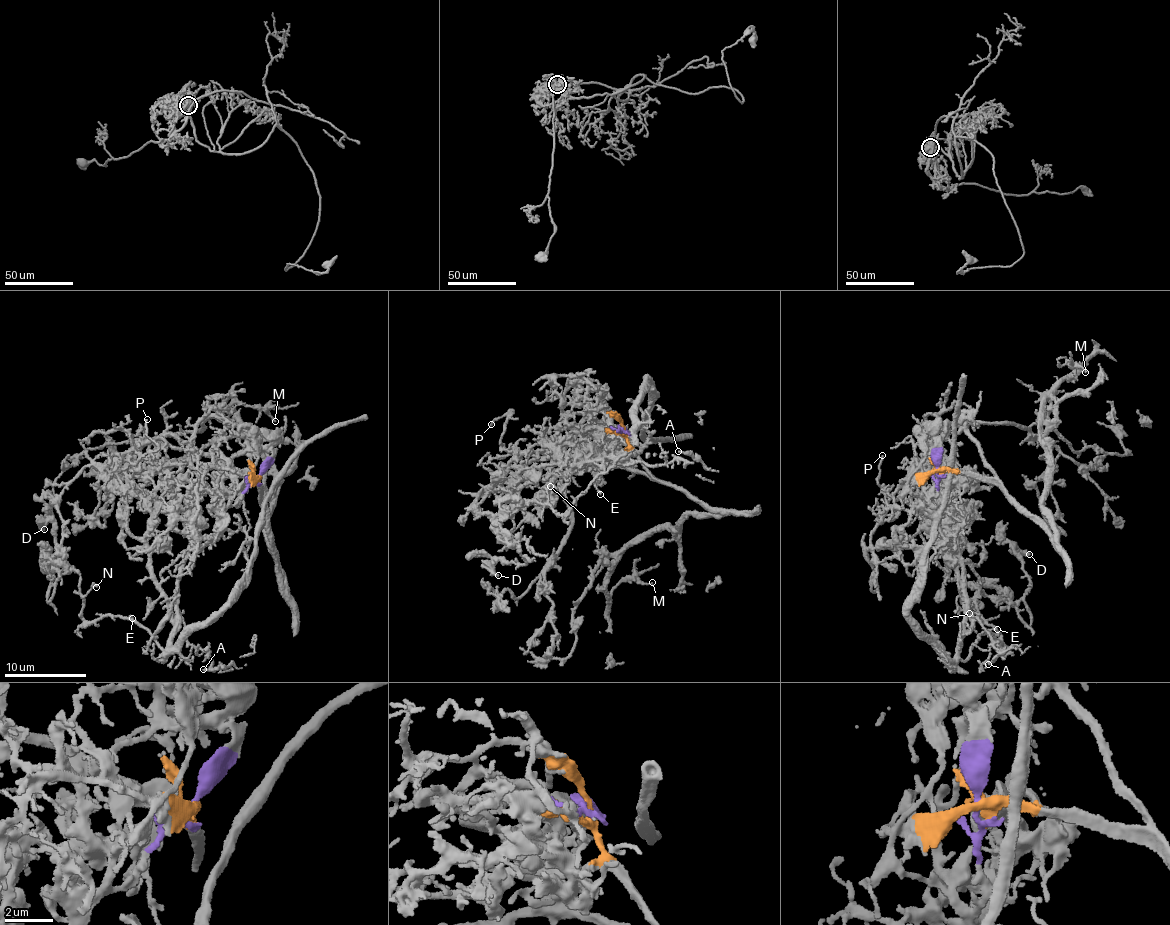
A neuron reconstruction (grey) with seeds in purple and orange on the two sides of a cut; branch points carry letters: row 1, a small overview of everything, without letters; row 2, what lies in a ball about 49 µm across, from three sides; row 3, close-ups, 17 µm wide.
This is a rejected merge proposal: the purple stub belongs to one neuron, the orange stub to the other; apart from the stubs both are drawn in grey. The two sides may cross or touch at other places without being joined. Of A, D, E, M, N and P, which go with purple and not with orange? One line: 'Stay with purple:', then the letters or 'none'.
Stay with purple: A, D, E, N, P

